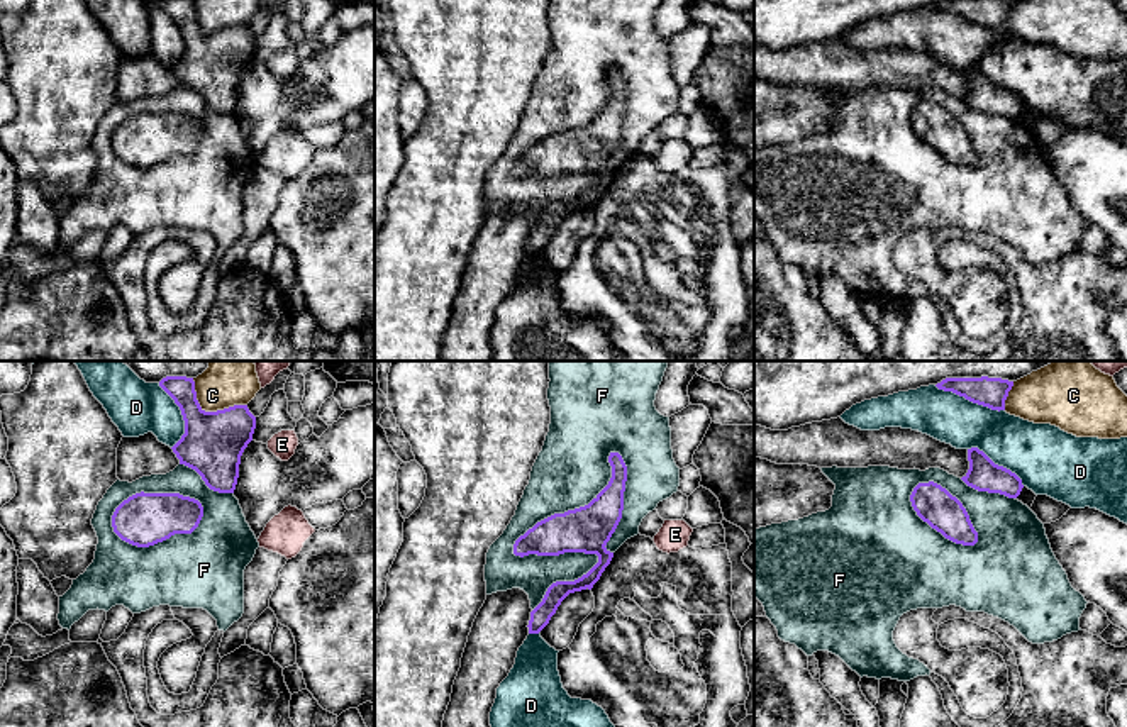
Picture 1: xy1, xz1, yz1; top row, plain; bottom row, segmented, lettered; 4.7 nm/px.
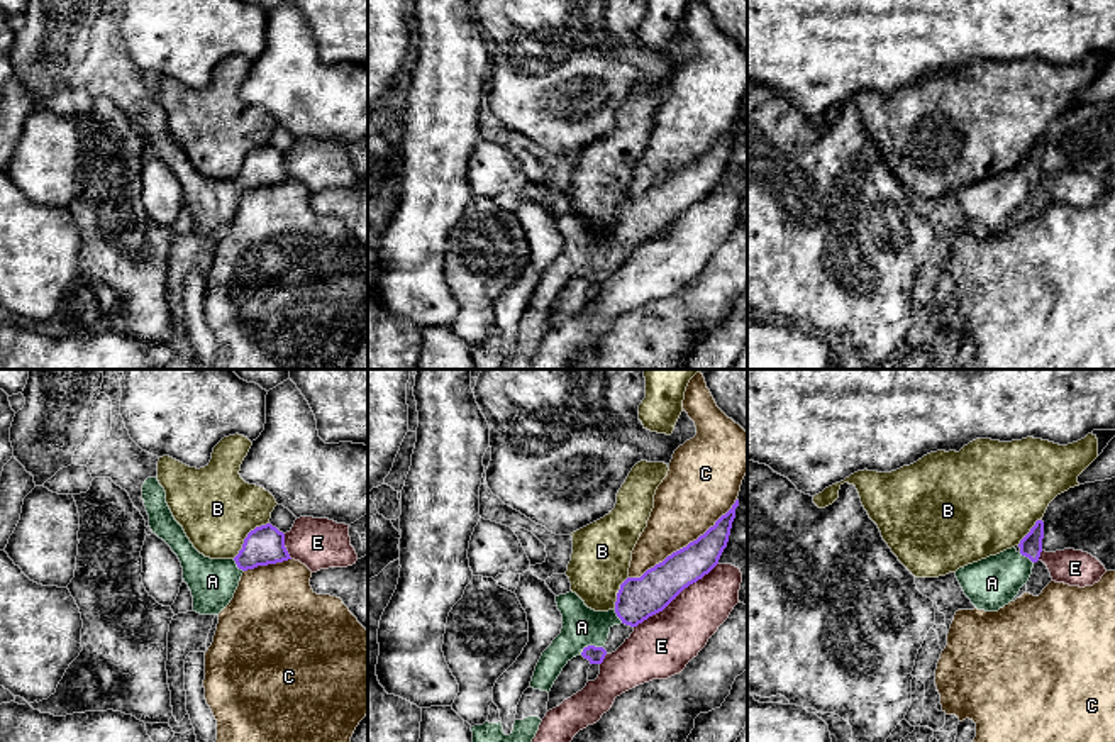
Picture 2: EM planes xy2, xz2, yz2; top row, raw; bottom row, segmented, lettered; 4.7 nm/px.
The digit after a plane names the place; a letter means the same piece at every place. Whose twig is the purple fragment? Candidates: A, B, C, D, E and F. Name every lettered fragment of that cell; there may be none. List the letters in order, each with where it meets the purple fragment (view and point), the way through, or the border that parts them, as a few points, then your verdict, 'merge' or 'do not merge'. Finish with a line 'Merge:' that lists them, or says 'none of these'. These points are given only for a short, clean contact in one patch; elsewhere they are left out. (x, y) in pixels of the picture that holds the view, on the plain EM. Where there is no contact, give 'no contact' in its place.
A: contact xz2 (590, 266); way xz2 (593, 275), (590, 266), (582, 248); merge
B: contact xy2 (248, 156); do not merge
C: contact xz2 (683, 168); do not merge
D: contact yz1 (970, 21); do not merge
E: contact xz2 (675, 217); do not merge
F: contact xz1 (524, 175); do not merge
Merge: A

